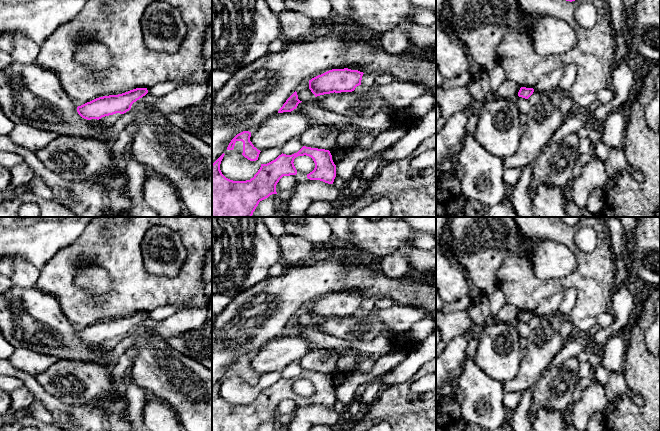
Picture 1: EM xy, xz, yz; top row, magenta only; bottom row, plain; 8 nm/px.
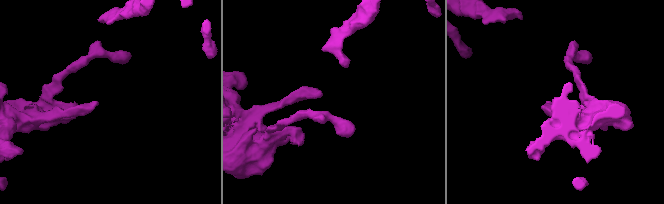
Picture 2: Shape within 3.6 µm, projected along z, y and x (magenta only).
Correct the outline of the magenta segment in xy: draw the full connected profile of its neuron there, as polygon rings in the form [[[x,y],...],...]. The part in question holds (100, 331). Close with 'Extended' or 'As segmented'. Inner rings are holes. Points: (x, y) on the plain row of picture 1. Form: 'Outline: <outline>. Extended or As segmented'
Outline: [[[136,312],[128,316],[96,322],[77,331],[78,338],[87,344],[101,343],[116,337],[124,338],[134,326],[148,317],[147,312]]]. As segmented

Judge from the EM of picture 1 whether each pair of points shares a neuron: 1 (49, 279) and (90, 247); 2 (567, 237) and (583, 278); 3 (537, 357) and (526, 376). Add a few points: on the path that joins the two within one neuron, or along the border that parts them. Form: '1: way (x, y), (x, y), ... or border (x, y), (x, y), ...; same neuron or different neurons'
1: way (59, 270), (73, 256), (80, 252); same neuron
2: way (573, 247), (583, 259), (583, 268); same neuron
3: way (535, 362), (531, 371); same neuron

